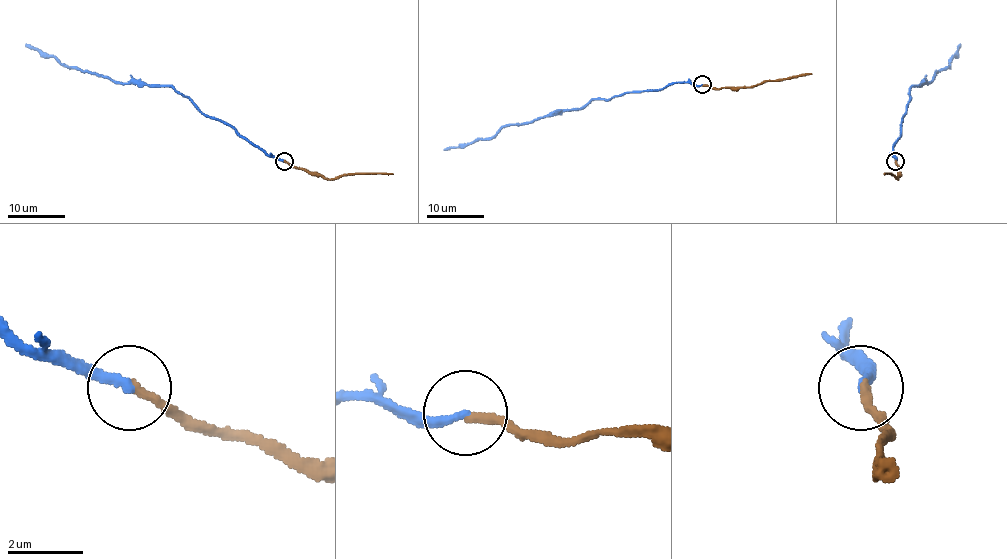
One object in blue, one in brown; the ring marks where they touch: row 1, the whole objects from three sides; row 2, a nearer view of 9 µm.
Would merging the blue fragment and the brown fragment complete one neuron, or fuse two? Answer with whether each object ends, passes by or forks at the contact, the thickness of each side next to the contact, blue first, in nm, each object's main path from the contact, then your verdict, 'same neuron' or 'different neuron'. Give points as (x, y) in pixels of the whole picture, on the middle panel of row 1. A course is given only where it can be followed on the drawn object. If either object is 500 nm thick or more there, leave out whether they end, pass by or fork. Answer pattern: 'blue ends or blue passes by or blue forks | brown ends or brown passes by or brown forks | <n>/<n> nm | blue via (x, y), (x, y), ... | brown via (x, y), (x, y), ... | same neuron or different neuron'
blue ends | brown ends | 240/240 nm | blue via (703, 85), (674, 82), (591, 99), (580, 108), (556, 109), (443, 150) | brown via (703, 85), (734, 88), (811, 73) | different neuron

